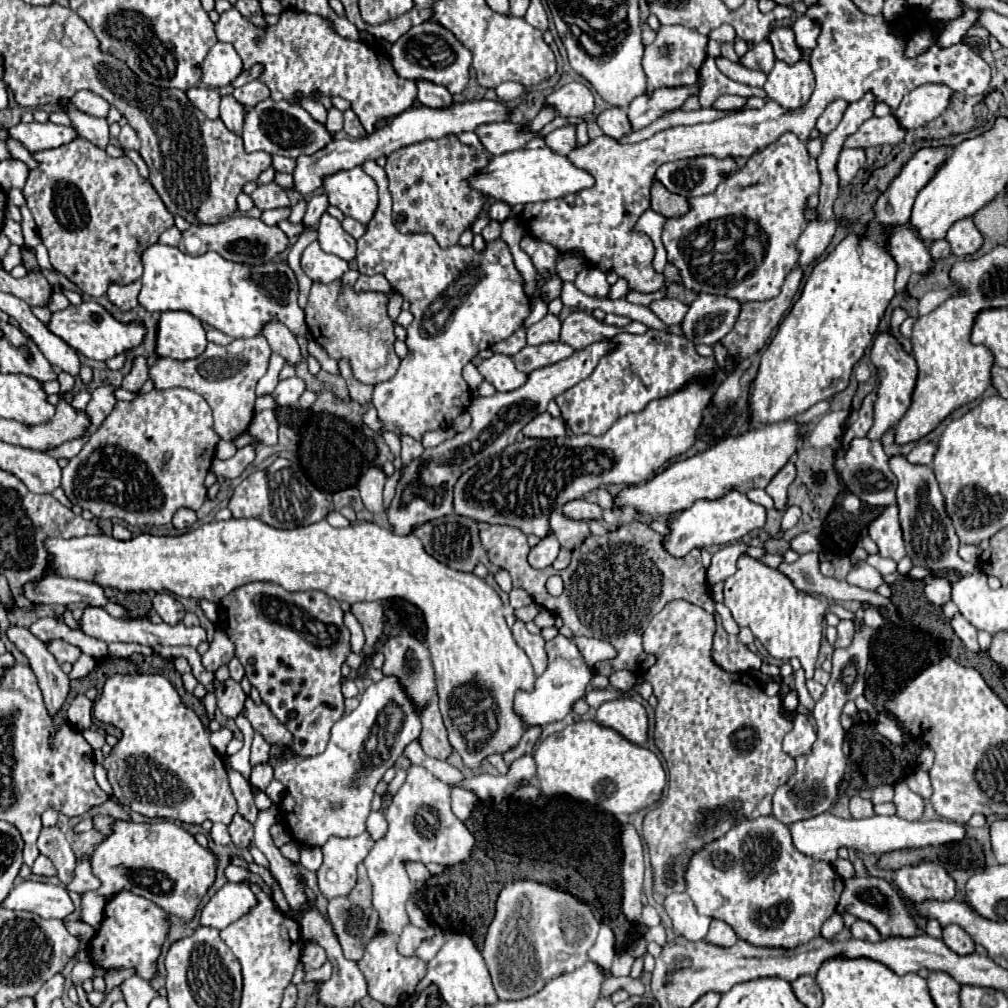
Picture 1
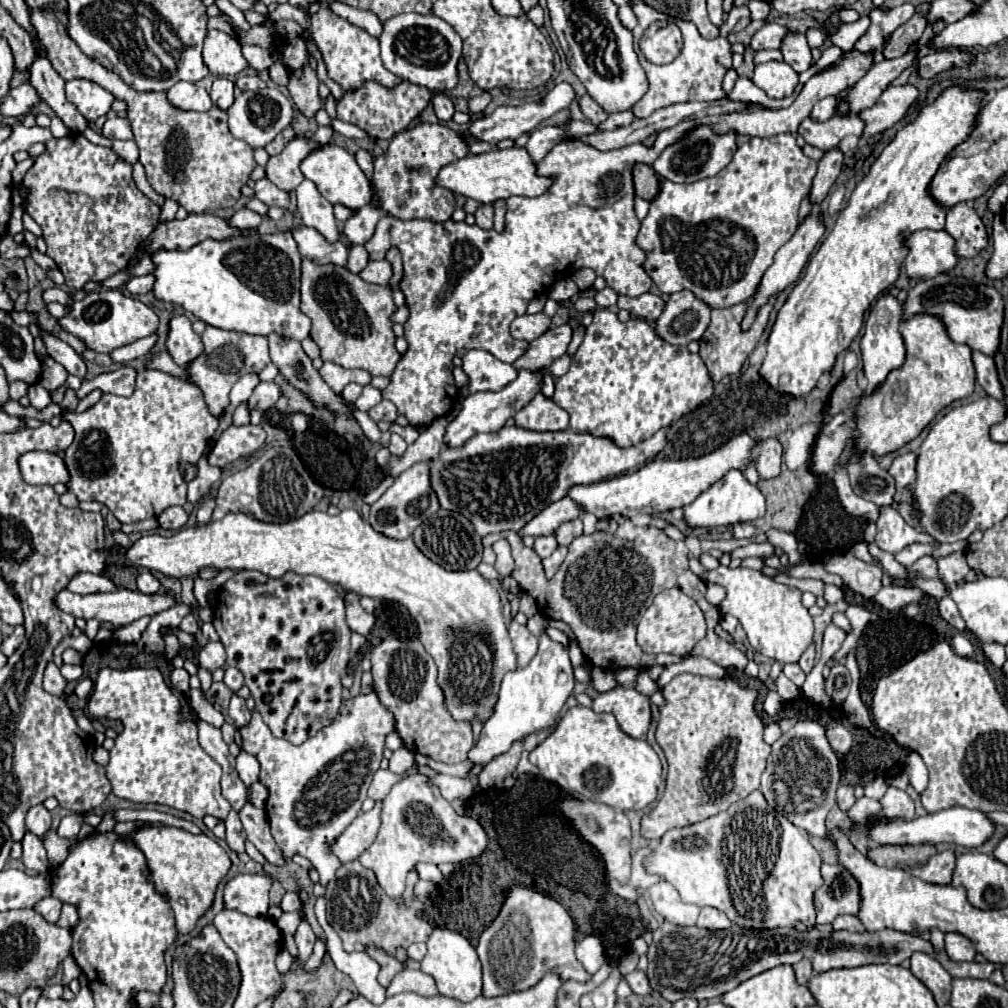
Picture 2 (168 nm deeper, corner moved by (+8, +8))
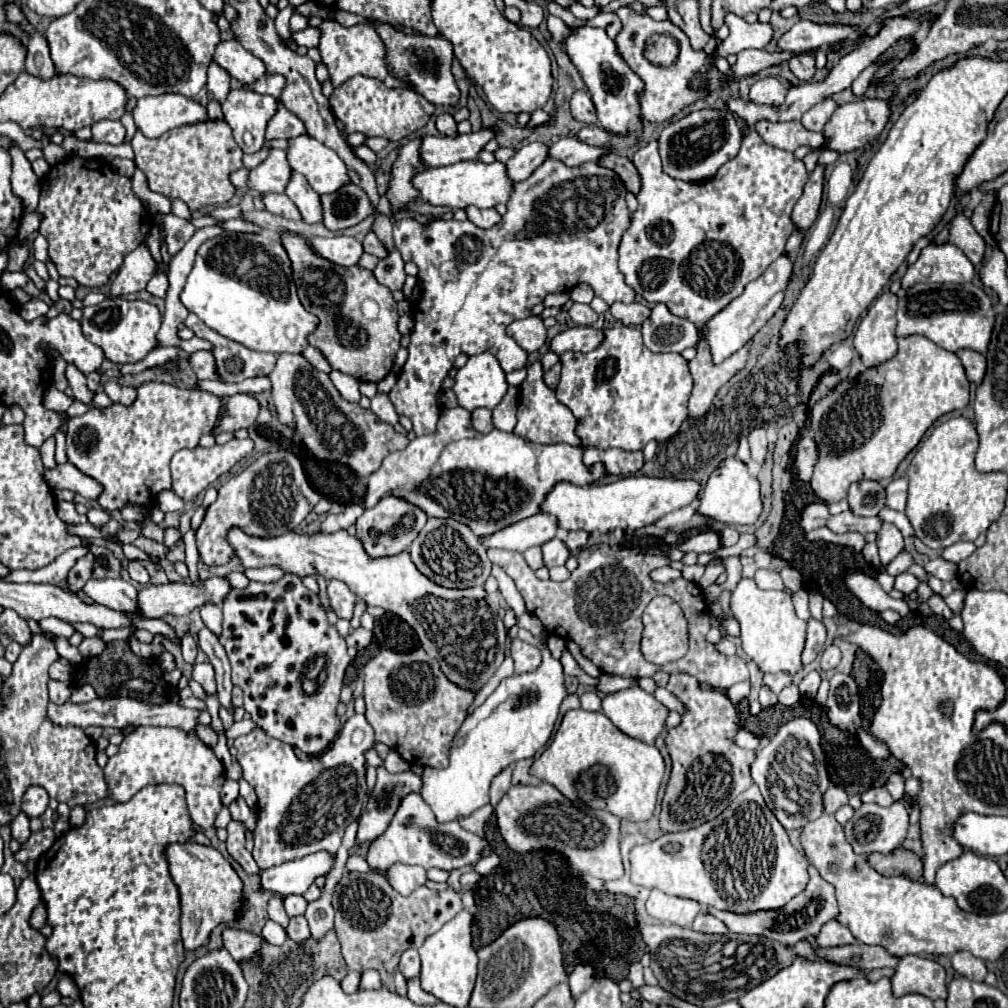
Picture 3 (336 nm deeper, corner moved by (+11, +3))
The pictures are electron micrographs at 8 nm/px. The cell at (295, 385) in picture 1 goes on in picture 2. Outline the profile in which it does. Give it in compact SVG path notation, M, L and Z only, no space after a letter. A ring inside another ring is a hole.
M260 382L254 390L254 394L250 396L248 404L250 408L260 408L260 410L268 410L276 404L276 400L280 398L280 386L276 382Z

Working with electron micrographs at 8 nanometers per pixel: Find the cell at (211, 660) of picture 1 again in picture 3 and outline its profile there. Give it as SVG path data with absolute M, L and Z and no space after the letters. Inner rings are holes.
M195 663L193 665L193 679L201 683L205 695L215 695L215 671L211 663Z

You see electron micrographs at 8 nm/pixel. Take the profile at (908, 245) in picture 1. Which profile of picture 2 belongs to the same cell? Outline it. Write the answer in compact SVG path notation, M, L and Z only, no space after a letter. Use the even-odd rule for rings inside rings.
M944 230L914 232L904 240L904 248L908 248L904 268L914 280L934 278L956 264L956 254L952 250L954 240Z

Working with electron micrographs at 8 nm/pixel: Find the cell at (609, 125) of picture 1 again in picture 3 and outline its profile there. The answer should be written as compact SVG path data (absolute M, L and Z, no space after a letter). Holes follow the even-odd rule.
M575 91L571 97L571 113L581 123L597 123L595 105L591 101L591 95L587 91Z

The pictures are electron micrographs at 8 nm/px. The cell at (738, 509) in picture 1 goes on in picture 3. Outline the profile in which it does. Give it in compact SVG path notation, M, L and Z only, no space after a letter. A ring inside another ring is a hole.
M725 457L715 471L709 475L707 483L699 493L699 509L701 515L723 521L723 523L739 523L751 525L761 515L761 499L759 499L759 481L749 473L747 465L737 457Z

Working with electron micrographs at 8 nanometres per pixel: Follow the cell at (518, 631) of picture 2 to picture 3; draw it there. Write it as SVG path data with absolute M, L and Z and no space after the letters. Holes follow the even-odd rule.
M513 639L511 657L515 661L515 673L529 673L541 665L541 651L521 639Z

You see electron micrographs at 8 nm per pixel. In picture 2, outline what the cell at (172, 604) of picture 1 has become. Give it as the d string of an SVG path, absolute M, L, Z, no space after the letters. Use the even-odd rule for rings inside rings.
M142 572L138 576L138 590L144 592L144 594L158 594L160 582L150 572Z

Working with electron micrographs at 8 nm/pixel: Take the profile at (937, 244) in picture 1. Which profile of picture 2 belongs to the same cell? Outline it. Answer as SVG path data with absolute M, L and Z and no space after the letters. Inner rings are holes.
M964 86L948 88L934 104L922 108L914 122L898 130L894 140L872 164L870 172L858 182L846 208L838 214L832 232L822 242L818 252L812 254L802 278L796 282L784 306L778 310L774 330L768 336L768 354L760 366L760 376L770 388L792 398L806 398L814 390L818 378L824 372L832 372L838 354L848 350L852 340L860 334L864 314L878 294L896 282L896 248L902 246L902 238L918 230L944 230L946 210L930 198L928 184L940 162L972 132L982 98L984 94L978 90L968 90Z

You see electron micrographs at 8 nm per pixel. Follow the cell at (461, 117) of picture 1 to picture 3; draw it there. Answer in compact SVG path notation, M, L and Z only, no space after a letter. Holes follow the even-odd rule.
M269 149L269 155L249 171L247 187L259 193L283 193L291 175L283 149Z

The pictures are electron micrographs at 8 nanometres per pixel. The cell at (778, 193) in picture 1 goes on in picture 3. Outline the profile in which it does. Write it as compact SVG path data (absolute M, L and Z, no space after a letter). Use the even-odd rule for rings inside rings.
M751 131L743 143L741 143L741 149L739 149L739 155L733 157L731 161L727 161L713 179L707 179L707 181L701 181L701 183L685 183L685 181L679 181L679 179L673 179L673 177L667 177L667 173L663 173L663 165L661 165L661 157L659 157L659 151L657 151L657 141L651 141L649 145L641 147L635 157L633 157L633 165L637 167L639 175L641 175L641 191L637 193L637 211L631 215L631 225L629 229L623 233L621 237L621 243L619 243L619 271L625 275L625 281L627 285L631 285L631 289L635 289L637 295L641 295L645 301L649 303L665 303L667 309L677 315L677 317L683 317L683 319L689 319L693 321L695 325L701 325L705 321L709 321L717 311L721 311L725 305L729 305L735 297L739 297L745 289L745 285L753 279L757 279L779 255L785 253L785 243L789 239L789 235L793 233L795 225L791 221L791 209L793 205L797 203L797 199L801 197L803 193L803 185L809 177L809 173L805 171L805 165L803 161L797 161L793 157L793 153L789 151L781 151L781 149L775 149L771 145L767 145L755 131Z

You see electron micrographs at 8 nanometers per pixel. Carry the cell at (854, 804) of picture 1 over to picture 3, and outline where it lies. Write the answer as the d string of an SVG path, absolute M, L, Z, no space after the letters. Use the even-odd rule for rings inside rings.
M829 785L827 793L823 793L825 813L835 813L839 807L847 805L847 801L849 801L847 793L845 793L841 787L837 787L837 785Z

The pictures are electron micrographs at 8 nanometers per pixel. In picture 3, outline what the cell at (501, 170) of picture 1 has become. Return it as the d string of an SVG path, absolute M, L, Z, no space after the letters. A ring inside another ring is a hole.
M459 161L447 167L425 169L423 173L417 173L411 179L411 183L419 191L421 201L429 205L449 207L449 209L465 209L469 205L475 205L479 209L489 209L489 207L495 207L497 203L507 203L513 191L513 183L507 177L505 165L499 161L491 165L481 161Z

